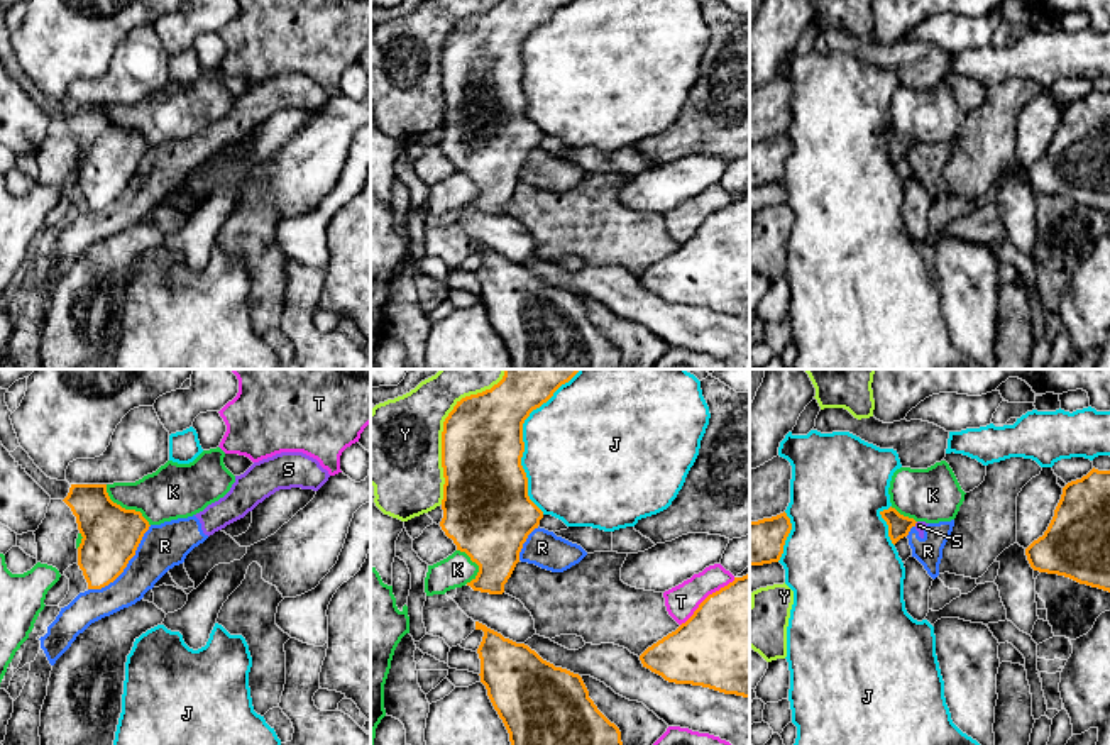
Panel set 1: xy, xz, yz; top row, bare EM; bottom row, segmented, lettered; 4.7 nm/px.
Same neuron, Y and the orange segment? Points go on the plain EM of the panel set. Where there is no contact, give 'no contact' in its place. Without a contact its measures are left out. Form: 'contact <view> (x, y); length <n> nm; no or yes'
contact xz (442, 53); length 650 nm; no

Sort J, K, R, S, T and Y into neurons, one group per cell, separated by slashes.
J / K / R S / T / Y

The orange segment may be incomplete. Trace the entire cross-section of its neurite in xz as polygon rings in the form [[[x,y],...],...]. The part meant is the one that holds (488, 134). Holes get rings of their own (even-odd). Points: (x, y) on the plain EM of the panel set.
[[[501,0],[491,10],[457,22],[443,42],[442,88],[443,88],[443,139],[442,151],[453,161],[457,171],[465,173],[479,186],[477,196],[467,203],[474,212],[503,215],[528,156],[538,149],[543,132],[528,117],[528,98],[521,86],[525,73],[523,44],[530,34],[547,24],[553,14],[570,0]]]

